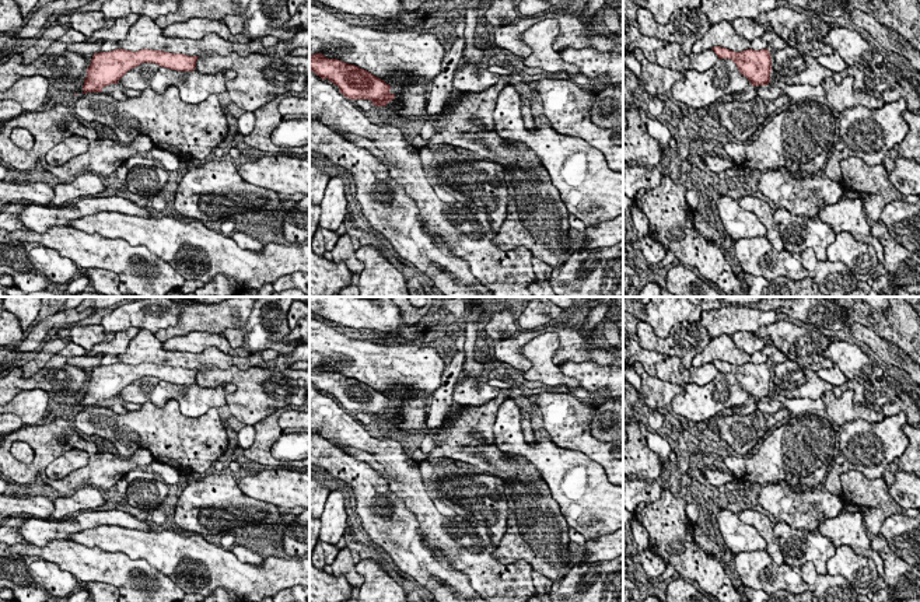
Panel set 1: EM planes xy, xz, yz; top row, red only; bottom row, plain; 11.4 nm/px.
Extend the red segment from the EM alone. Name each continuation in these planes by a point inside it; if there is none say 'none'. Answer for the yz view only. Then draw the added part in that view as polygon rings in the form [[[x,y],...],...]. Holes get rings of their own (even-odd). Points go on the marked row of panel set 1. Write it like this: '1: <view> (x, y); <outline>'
none

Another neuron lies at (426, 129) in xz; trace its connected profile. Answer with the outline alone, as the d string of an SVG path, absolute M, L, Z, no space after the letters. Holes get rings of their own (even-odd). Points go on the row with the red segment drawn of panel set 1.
M435 116L423 119L419 133L423 140L428 140L435 134L434 126L437 125Z

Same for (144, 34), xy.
M140 15L130 27L129 34L123 41L118 41L118 49L132 52L141 49L162 52L167 49L178 49L179 53L188 56L199 56L203 53L227 56L232 52L239 56L248 56L251 53L272 55L272 49L263 46L260 38L249 41L248 43L230 42L217 34L207 34L202 39L167 38L162 28L146 15Z

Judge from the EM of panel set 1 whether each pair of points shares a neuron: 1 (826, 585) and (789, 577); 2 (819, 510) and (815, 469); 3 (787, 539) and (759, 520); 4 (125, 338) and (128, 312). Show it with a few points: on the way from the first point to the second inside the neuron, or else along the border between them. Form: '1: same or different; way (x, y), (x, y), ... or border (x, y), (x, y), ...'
1: different; border (797, 569), (798, 574), (812, 587)
2: different; border (815, 486), (791, 490)
3: different; border (773, 525), (773, 534), (784, 560)
4: different; border (140, 328), (128, 328), (114, 333)

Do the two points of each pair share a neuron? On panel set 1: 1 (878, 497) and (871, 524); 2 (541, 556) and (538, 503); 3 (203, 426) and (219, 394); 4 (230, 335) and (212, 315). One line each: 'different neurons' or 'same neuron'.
1: different neurons
2: same neuron
3: different neurons
4: different neurons

